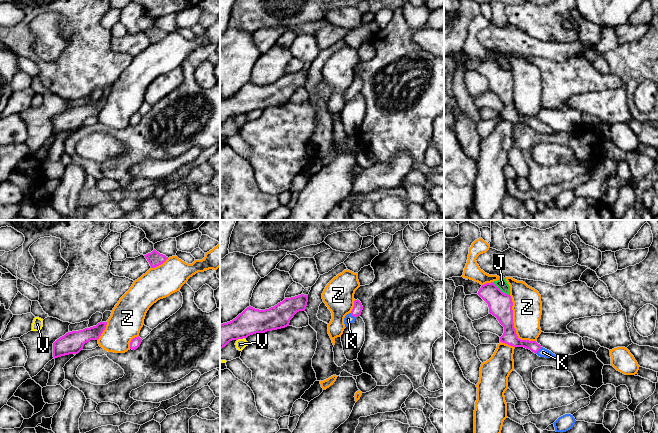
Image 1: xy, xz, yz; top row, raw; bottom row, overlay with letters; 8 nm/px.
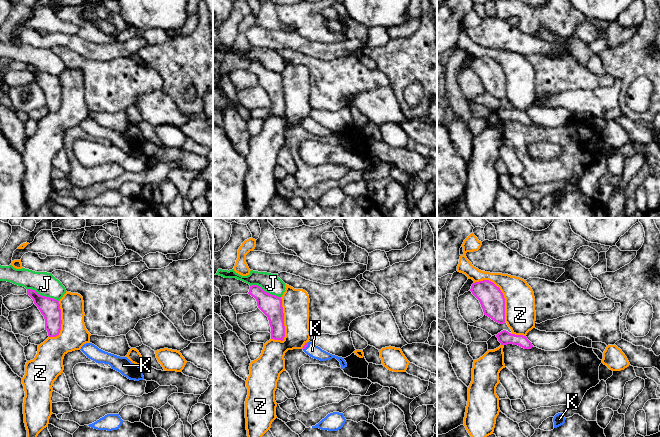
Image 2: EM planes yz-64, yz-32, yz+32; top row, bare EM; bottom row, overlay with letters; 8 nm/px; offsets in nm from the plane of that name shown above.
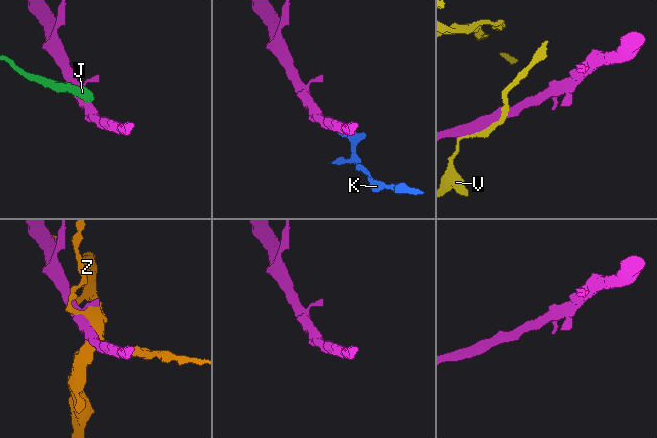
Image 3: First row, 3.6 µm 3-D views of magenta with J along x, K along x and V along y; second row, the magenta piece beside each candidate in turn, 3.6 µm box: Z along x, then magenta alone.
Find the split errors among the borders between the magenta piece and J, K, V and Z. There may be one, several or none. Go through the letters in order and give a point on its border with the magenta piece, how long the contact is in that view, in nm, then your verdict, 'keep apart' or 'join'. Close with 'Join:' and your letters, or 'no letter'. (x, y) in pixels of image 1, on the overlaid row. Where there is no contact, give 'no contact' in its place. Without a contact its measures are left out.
J: meets magenta in yz at (500, 290); contact 180 nm long; keep apart
K: meets magenta in yz at (538, 350); contact 80 nm long; join
V: meets magenta in xz at (240, 338); contact 70 nm long; keep apart
Z: meets magenta in yz at (513, 325); contact 440 nm long; keep apart
Join: K

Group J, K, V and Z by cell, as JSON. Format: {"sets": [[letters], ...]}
{"sets": [["J"], ["K"], ["V"], ["Z"]]}

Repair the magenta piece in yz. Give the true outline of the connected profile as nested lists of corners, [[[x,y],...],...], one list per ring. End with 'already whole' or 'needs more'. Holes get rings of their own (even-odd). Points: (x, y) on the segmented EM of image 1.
[[[493,282],[482,285],[477,294],[488,304],[489,313],[495,316],[504,327],[500,342],[513,347],[524,347],[540,357],[555,358],[557,356],[536,341],[518,338],[513,323],[513,302],[510,295],[503,293]]]; needs more

